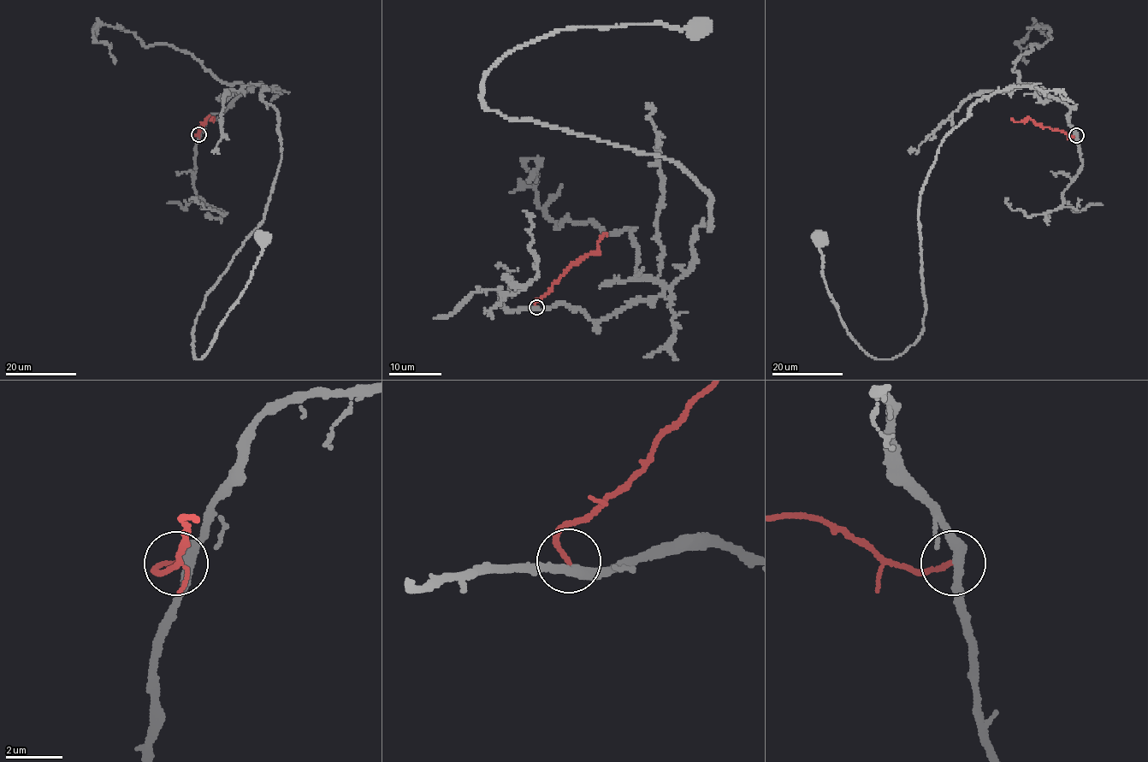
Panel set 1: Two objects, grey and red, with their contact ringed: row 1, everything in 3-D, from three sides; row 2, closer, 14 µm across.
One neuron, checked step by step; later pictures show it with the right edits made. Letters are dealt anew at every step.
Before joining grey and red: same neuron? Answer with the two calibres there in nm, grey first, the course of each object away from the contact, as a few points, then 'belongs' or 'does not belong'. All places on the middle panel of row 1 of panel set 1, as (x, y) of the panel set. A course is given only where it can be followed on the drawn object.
calibres 360 and 160 nm; course grey (536, 307), (599, 321), (662, 292), (712, 198), (657, 156), (484, 109), (485, 76), (571, 27), (698, 28); course red (536, 307), (535, 302), (553, 286), (566, 269), (590, 253), (595, 254), (598, 242), (606, 234); does not belong

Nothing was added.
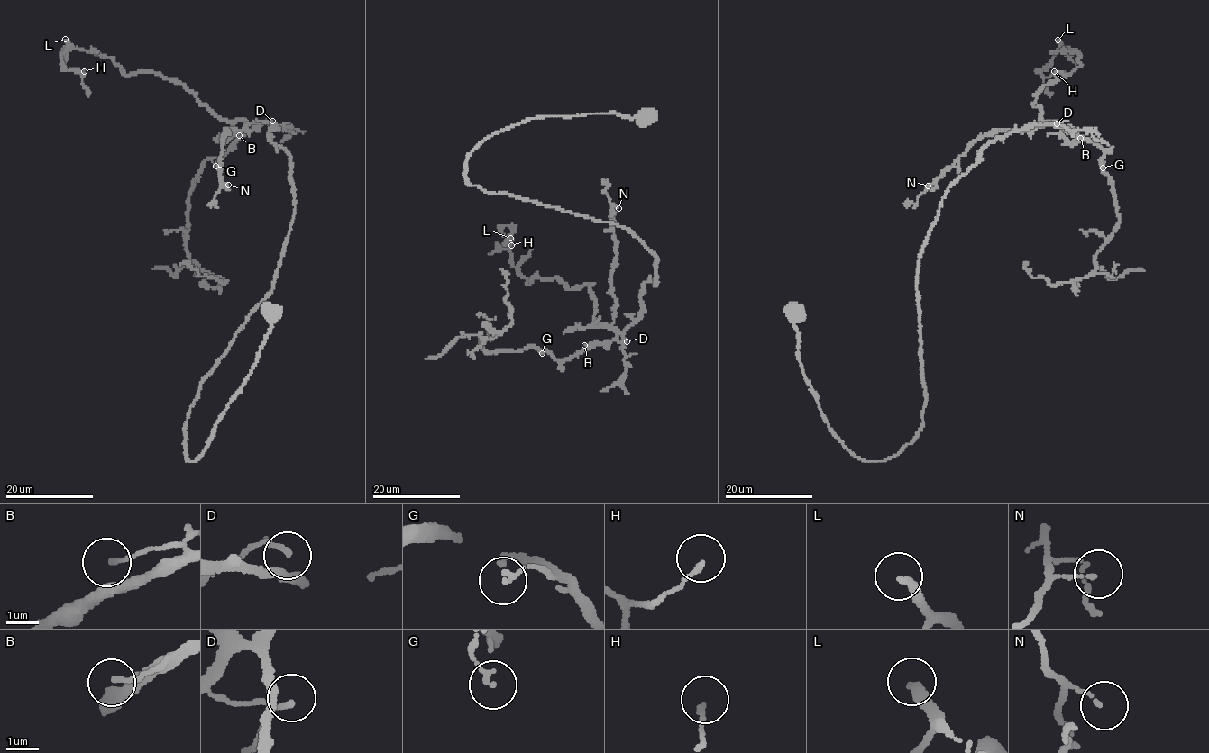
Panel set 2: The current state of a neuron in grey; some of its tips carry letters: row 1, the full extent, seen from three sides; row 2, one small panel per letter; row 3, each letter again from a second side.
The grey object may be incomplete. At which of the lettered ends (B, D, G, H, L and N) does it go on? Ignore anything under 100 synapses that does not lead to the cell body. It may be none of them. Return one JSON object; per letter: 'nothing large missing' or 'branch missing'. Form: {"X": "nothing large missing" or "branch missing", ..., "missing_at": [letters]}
{"B": "nothing large missing", "D": "nothing large missing", "G": "nothing large missing", "H": "nothing large missing", "L": "branch missing", "N": "nothing large missing", "missing_at": ["L"]}

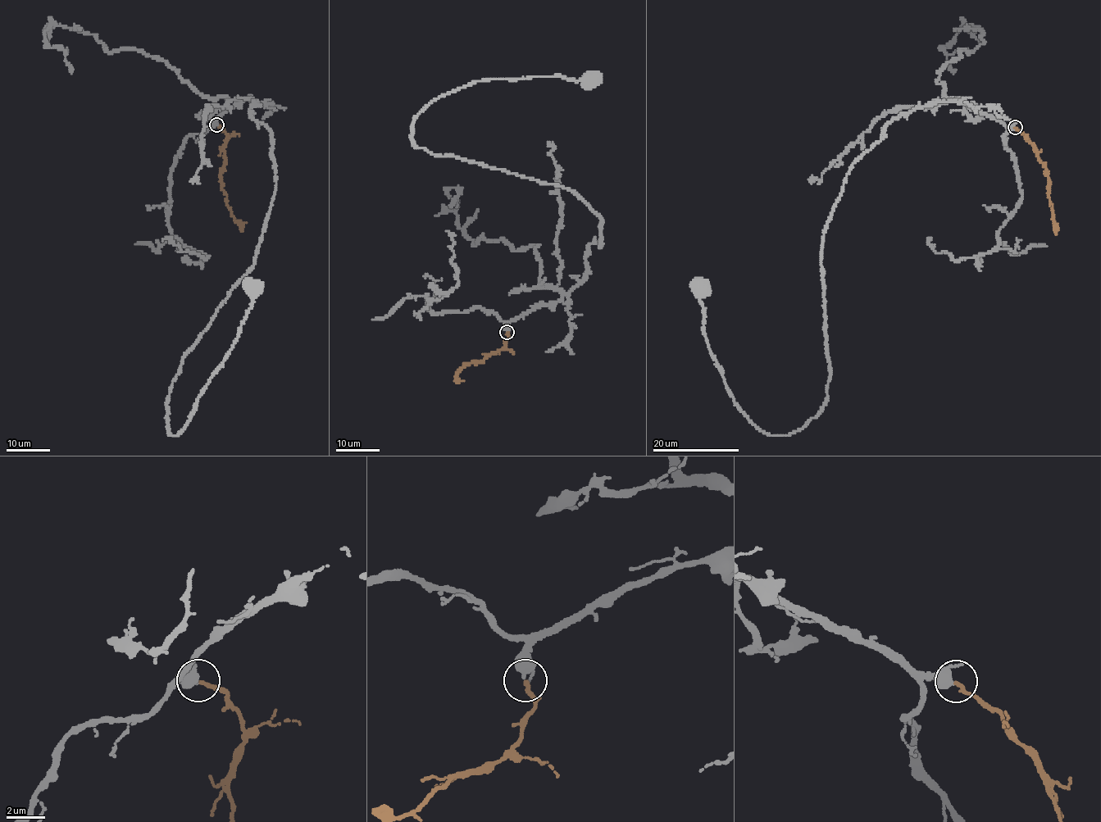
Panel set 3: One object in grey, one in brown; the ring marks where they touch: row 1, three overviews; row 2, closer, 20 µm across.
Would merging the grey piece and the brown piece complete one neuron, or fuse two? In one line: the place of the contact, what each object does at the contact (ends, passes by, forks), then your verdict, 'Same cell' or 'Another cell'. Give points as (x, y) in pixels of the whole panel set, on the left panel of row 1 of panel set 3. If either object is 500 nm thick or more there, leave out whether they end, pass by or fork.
Place: (216, 124). At the ring grey passes by. At the ring brown ends. Same cell

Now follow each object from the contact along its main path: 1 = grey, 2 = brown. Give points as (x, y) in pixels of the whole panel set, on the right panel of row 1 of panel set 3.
1: (1015, 128), (937, 102), (853, 163), (821, 253), (826, 401), (793, 433), (771, 436), (737, 405), (700, 288)
2: (1015, 127), (1045, 167), (1056, 234)

